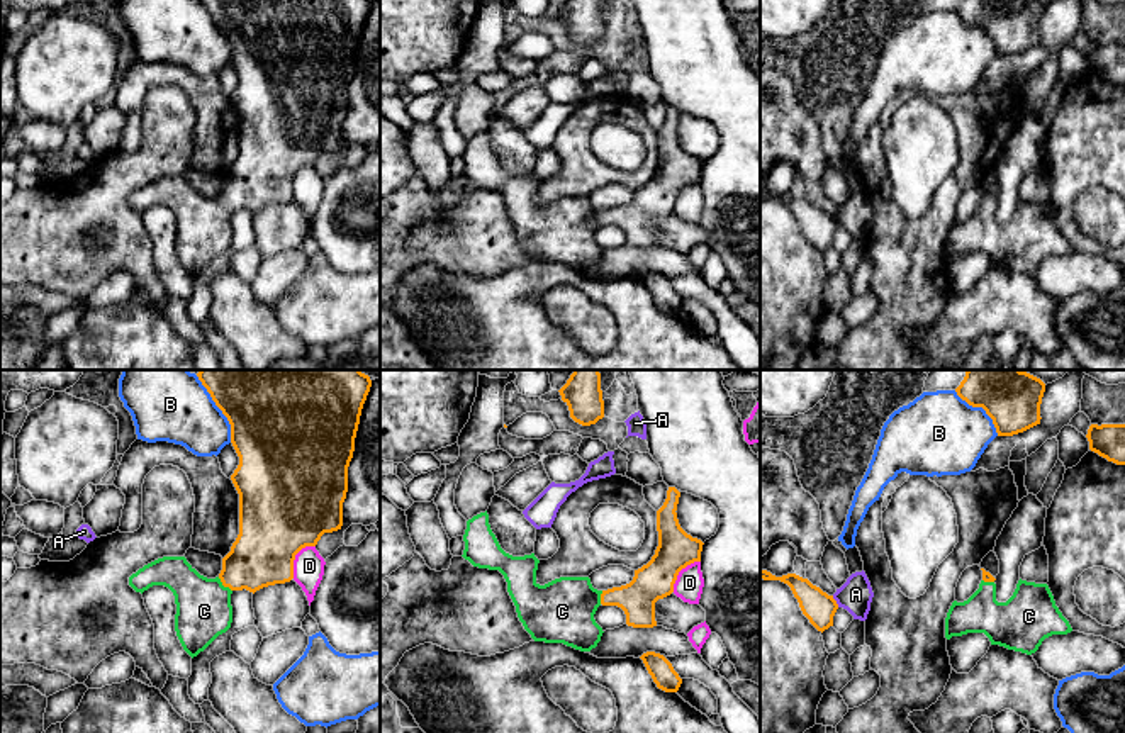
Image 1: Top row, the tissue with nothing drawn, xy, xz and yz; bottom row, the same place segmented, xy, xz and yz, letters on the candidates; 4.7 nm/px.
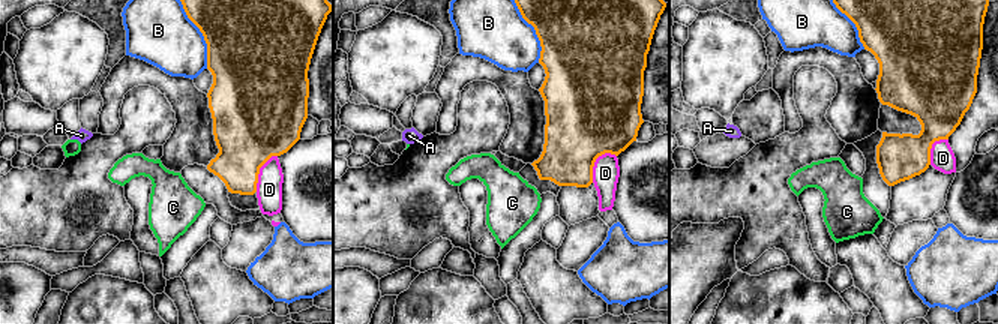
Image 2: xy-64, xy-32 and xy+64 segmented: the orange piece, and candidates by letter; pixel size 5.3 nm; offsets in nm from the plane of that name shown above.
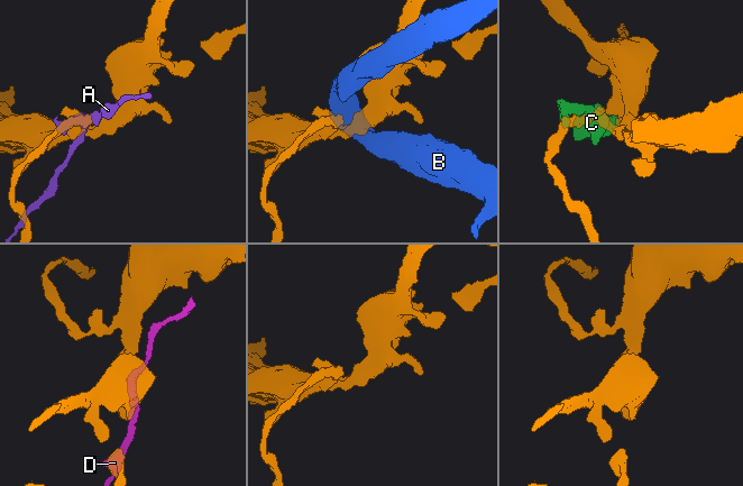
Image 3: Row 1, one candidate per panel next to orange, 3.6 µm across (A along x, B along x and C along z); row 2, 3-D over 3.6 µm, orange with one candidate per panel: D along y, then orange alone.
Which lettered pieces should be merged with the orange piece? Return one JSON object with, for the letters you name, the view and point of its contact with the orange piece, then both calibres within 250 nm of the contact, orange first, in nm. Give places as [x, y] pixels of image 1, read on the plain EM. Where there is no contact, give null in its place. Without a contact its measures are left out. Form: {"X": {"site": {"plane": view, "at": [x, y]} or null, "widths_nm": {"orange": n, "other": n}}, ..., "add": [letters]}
{"C": {"site": {"plane": "xy", "at": [224, 206]}, "widths_nm": {"orange": 300, "other": 260}}, "add": ["C"]}

